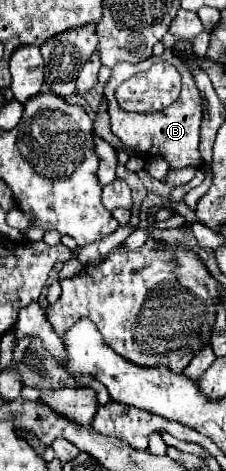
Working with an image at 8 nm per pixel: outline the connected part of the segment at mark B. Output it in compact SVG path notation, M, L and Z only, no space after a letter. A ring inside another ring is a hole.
M165 49L165 53L162 55L152 56L138 64L126 62L116 64L115 69L111 69L111 79L105 85L105 95L109 99L111 131L121 139L123 147L135 151L141 157L163 157L173 171L185 169L185 167L199 169L203 165L203 159L201 159L201 153L199 153L199 127L201 127L201 121L203 121L201 93L199 93L189 69L187 69L187 63L173 49ZM160 61L175 65L177 71L181 73L183 89L181 89L179 99L173 105L169 105L167 109L157 111L157 113L127 113L125 109L119 109L119 105L115 101L115 89L117 89L118 84L122 84L133 75L147 71L152 65Z

